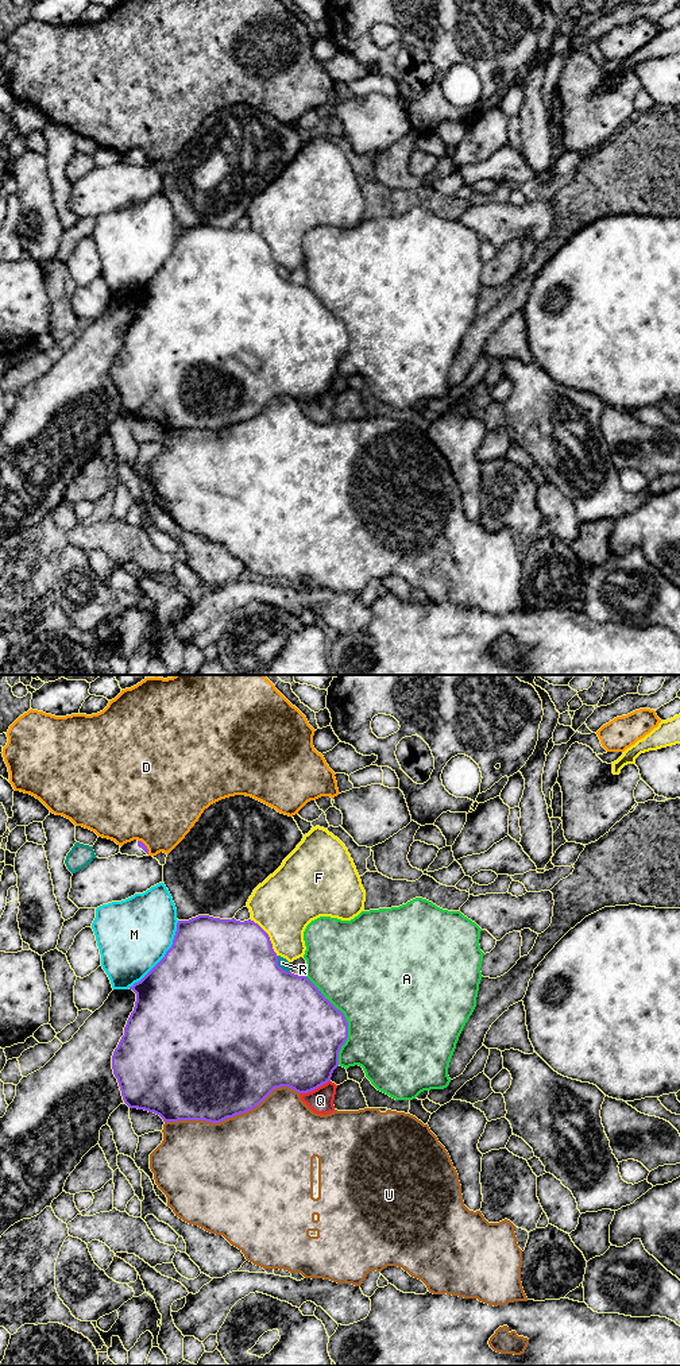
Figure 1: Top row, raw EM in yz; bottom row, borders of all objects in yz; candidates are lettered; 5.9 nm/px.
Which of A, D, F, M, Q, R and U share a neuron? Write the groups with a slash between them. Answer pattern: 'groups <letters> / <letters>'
groups A / D / F / M / Q / R / U

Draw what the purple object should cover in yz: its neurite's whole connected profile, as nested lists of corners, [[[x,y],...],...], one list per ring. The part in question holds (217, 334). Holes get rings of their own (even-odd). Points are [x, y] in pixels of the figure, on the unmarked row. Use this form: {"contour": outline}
{"contour": [[[198,224],[178,229],[171,256],[165,266],[138,292],[130,296],[136,302],[134,320],[124,336],[112,364],[112,378],[117,387],[124,412],[130,417],[144,418],[159,424],[163,431],[205,429],[220,432],[228,427],[246,422],[259,414],[275,397],[289,395],[298,402],[308,402],[331,390],[339,375],[339,360],[348,347],[348,331],[321,300],[305,285],[283,279],[273,258],[268,243],[254,229],[244,231]]]}

